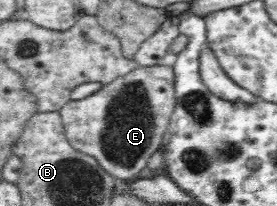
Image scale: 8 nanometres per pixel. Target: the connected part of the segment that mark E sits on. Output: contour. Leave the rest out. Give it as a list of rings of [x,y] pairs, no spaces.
[[[139,66],[88,98],[71,99],[60,111],[69,143],[80,153],[95,158],[115,179],[133,180],[148,169],[149,158],[165,144],[169,119],[176,108],[174,80],[171,66]]]

